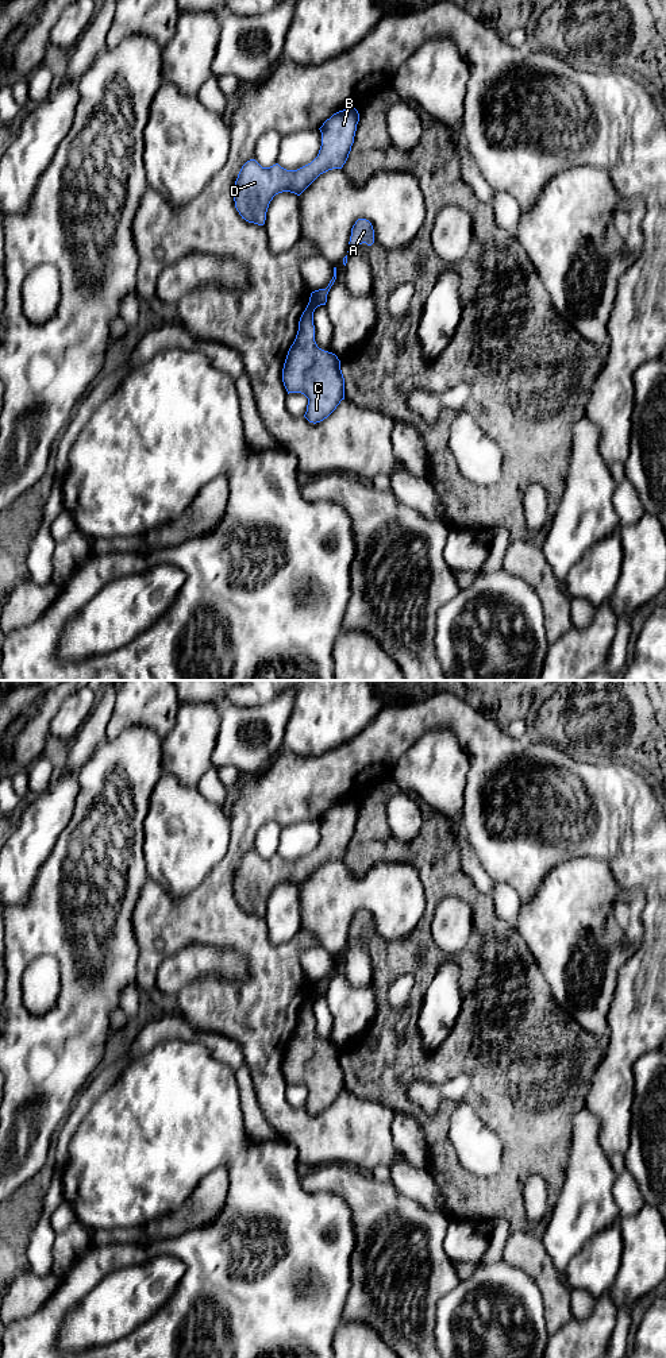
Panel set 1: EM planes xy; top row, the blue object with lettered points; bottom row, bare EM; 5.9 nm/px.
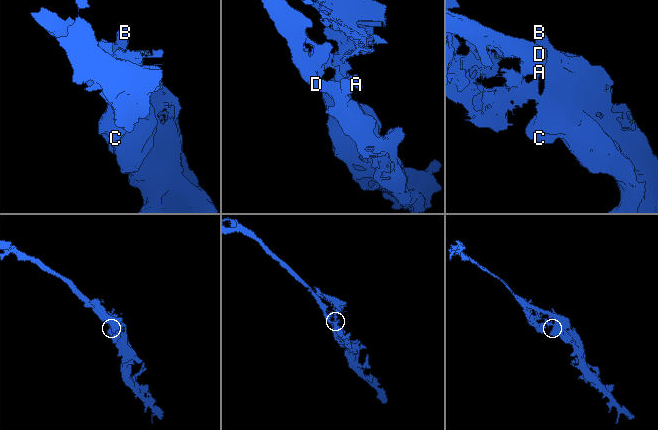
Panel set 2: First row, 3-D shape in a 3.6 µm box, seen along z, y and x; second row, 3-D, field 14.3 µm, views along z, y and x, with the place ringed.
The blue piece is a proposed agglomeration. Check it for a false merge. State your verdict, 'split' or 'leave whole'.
split

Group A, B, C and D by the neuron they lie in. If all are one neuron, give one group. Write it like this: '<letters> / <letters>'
A / B C D

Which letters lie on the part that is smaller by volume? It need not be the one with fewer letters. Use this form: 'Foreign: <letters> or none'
Foreign: A

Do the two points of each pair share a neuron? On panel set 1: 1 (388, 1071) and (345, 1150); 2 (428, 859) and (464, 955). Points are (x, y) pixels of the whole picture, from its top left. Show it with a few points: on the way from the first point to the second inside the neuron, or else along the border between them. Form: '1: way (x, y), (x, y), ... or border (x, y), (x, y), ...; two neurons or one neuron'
1: border (345, 1088), (361, 1098), (377, 1099), (385, 1106); two neurons
2: way (454, 882), (481, 906), (481, 930); one neuron

